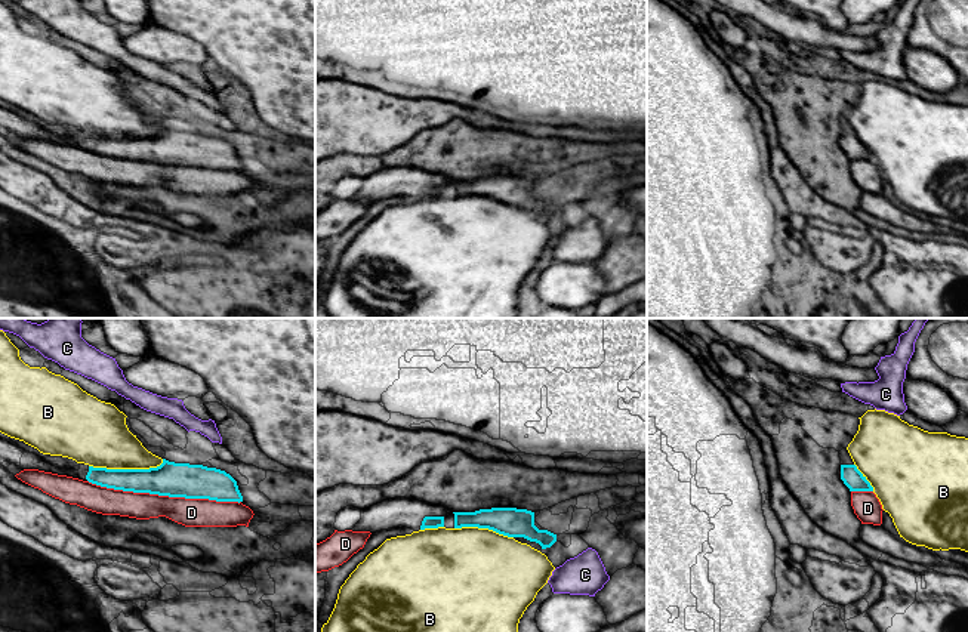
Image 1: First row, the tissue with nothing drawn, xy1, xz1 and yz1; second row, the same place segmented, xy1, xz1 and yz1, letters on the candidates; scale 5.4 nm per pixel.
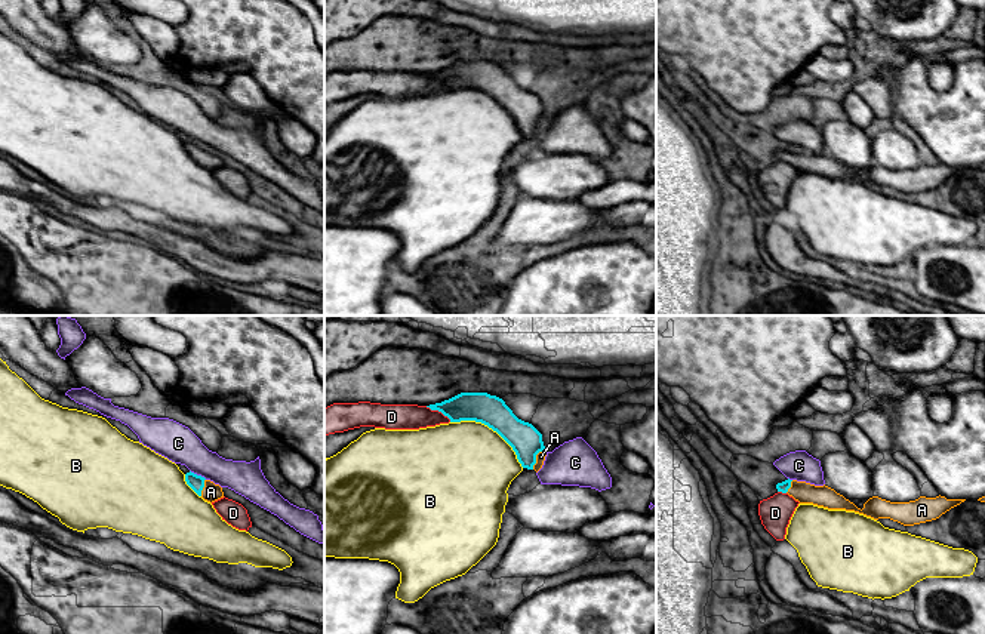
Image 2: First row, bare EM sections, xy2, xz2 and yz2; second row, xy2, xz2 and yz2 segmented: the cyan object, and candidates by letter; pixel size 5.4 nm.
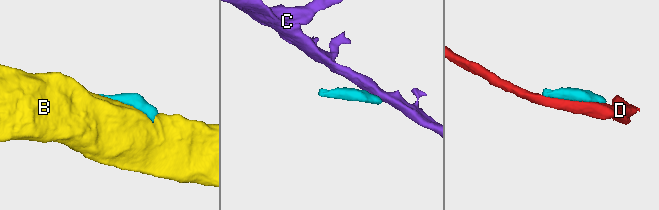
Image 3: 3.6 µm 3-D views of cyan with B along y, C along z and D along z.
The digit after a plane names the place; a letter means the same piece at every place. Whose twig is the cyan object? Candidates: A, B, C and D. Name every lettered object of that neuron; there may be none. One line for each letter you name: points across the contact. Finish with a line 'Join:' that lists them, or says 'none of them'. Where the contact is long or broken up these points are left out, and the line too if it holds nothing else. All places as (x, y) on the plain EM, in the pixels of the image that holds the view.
A: across xz2 (523, 105), (535, 126), (541, 125)
Join: A

